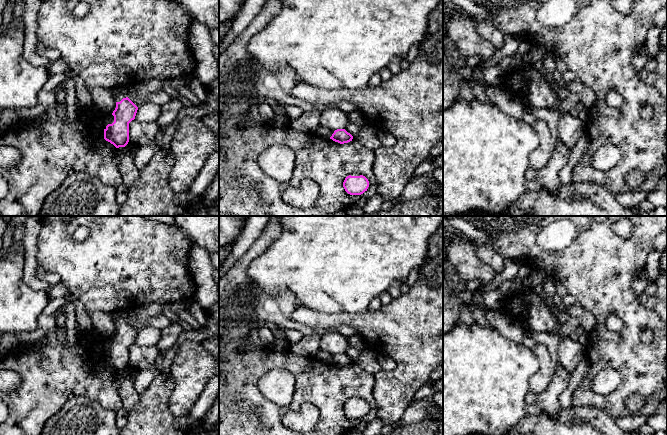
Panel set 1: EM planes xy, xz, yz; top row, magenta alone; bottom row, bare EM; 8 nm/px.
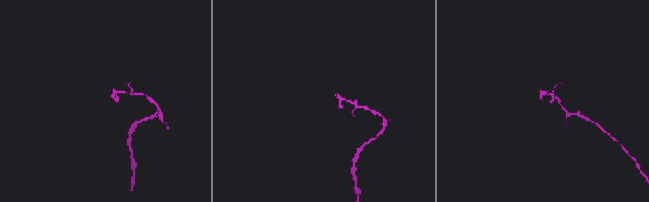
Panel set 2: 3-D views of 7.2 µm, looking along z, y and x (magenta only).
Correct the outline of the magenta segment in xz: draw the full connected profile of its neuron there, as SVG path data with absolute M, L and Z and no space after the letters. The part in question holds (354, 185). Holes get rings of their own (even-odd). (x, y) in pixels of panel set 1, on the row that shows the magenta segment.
M347 176L343 182L345 191L350 195L361 195L369 187L368 179L363 176Z

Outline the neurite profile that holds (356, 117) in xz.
M357 110L349 114L349 119L360 126L367 123L363 115Z

